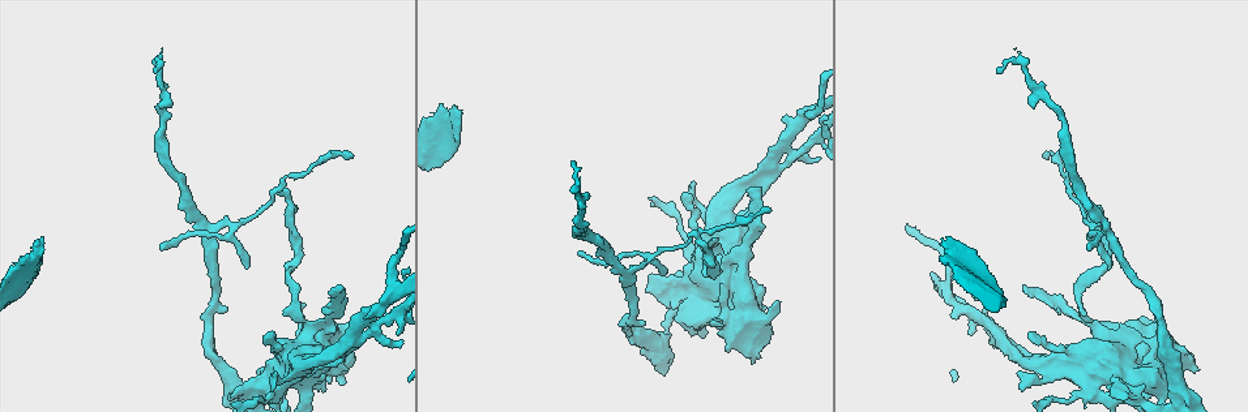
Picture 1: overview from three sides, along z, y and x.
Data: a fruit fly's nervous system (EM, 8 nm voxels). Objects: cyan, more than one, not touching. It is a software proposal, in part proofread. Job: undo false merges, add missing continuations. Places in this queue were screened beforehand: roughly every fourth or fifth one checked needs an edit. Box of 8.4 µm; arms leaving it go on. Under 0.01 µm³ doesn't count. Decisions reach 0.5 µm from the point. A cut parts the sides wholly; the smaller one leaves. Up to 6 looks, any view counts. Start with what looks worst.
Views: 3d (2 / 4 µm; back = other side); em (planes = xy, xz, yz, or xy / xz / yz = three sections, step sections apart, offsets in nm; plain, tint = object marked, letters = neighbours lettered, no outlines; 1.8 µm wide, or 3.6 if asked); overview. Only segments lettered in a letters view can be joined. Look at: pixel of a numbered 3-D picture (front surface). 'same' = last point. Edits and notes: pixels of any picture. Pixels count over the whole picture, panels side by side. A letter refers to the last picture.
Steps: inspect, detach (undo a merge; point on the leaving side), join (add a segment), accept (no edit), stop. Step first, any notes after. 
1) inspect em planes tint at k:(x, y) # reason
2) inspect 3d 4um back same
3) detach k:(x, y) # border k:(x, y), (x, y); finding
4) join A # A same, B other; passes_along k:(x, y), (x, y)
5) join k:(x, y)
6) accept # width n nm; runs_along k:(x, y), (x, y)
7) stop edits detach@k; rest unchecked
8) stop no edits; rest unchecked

inspect em planes plain at 1:(948, 237) # free end

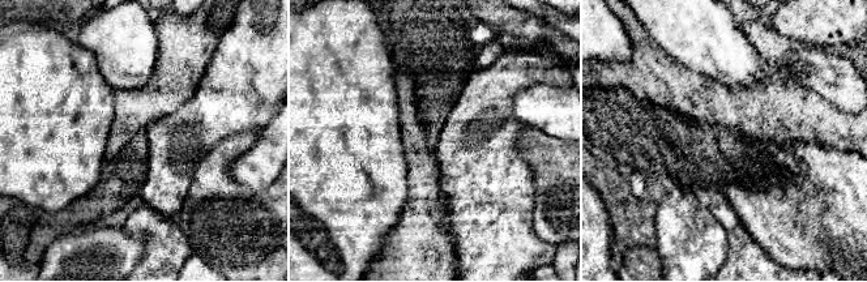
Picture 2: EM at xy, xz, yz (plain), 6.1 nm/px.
inspect em planes letters same

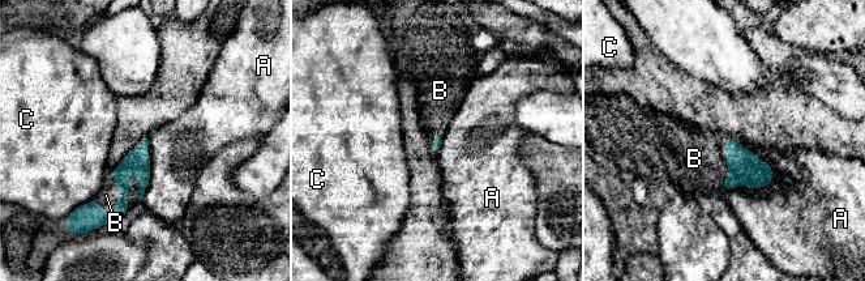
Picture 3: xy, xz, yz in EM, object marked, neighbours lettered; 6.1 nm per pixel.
join B # A other, B same, C other; passes_along 3:(137, 161), (118, 190), (106, 195); it goes on there

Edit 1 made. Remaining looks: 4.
inspect 3d 4um at 1:(1130, 393) # closes a loop

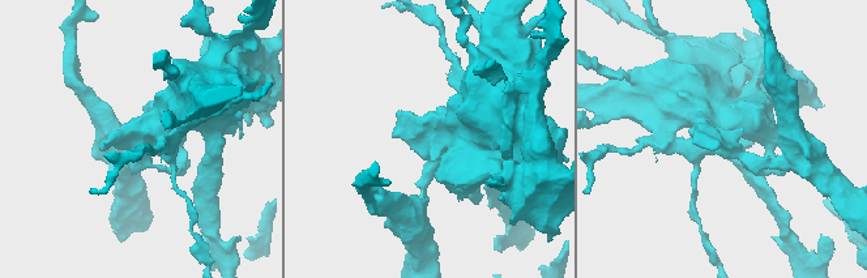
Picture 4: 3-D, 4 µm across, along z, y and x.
inspect em planes tint at 4:(438, 137)

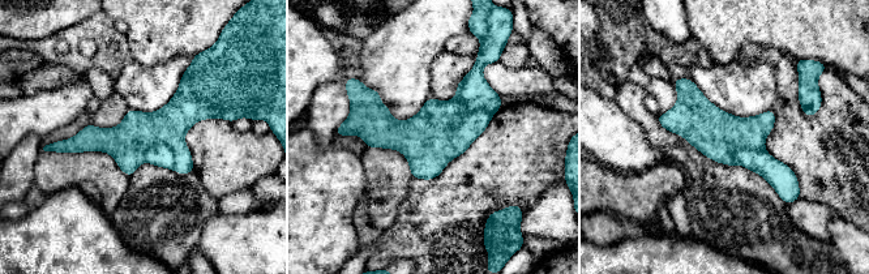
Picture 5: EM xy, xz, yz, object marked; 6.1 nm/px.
inspect em planes letters same

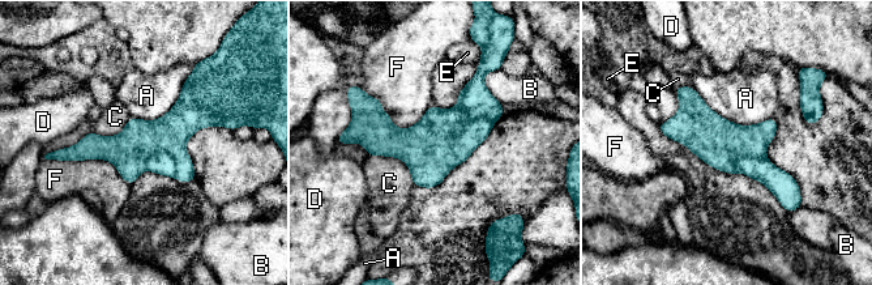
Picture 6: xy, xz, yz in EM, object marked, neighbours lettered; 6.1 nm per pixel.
detach 6:(162, 164) # width 300 nm; A other, B other, C other, D other, E other, F other; a second neuron is stuck on

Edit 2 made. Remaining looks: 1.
inspect em planes letters at 1:(274, 190) # tapers out

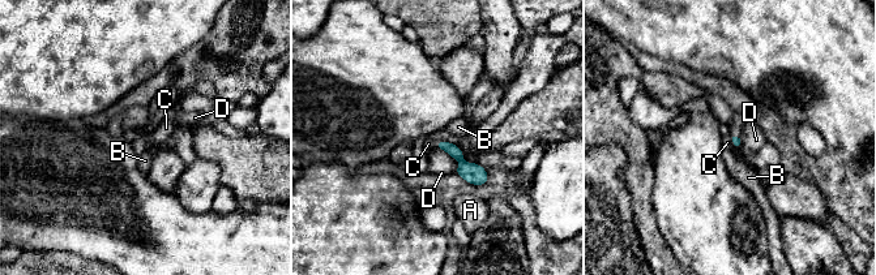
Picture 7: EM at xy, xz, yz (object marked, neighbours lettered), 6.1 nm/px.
accept # A other, B other, C other, D other; border 7:(434, 142), (448, 141), (456, 145); none of them fits

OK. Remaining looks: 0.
stop edits join@3, detach@6; rest unchecked

